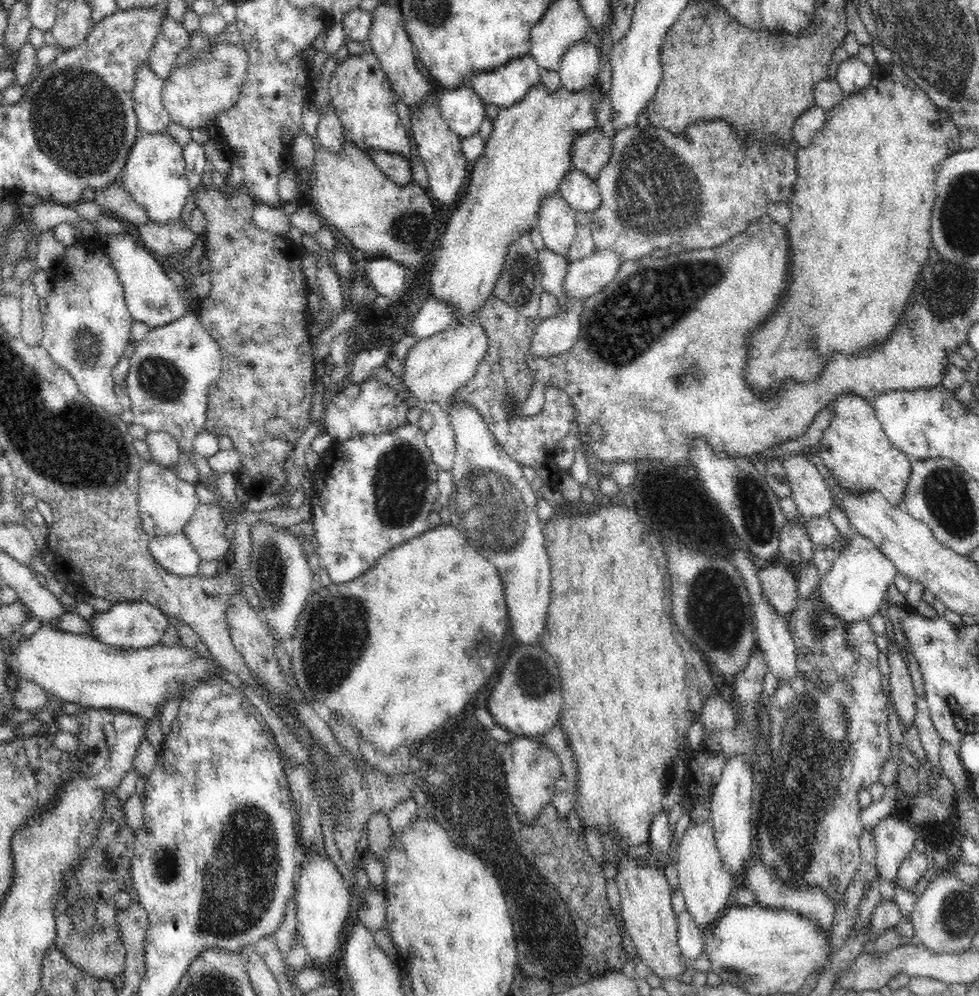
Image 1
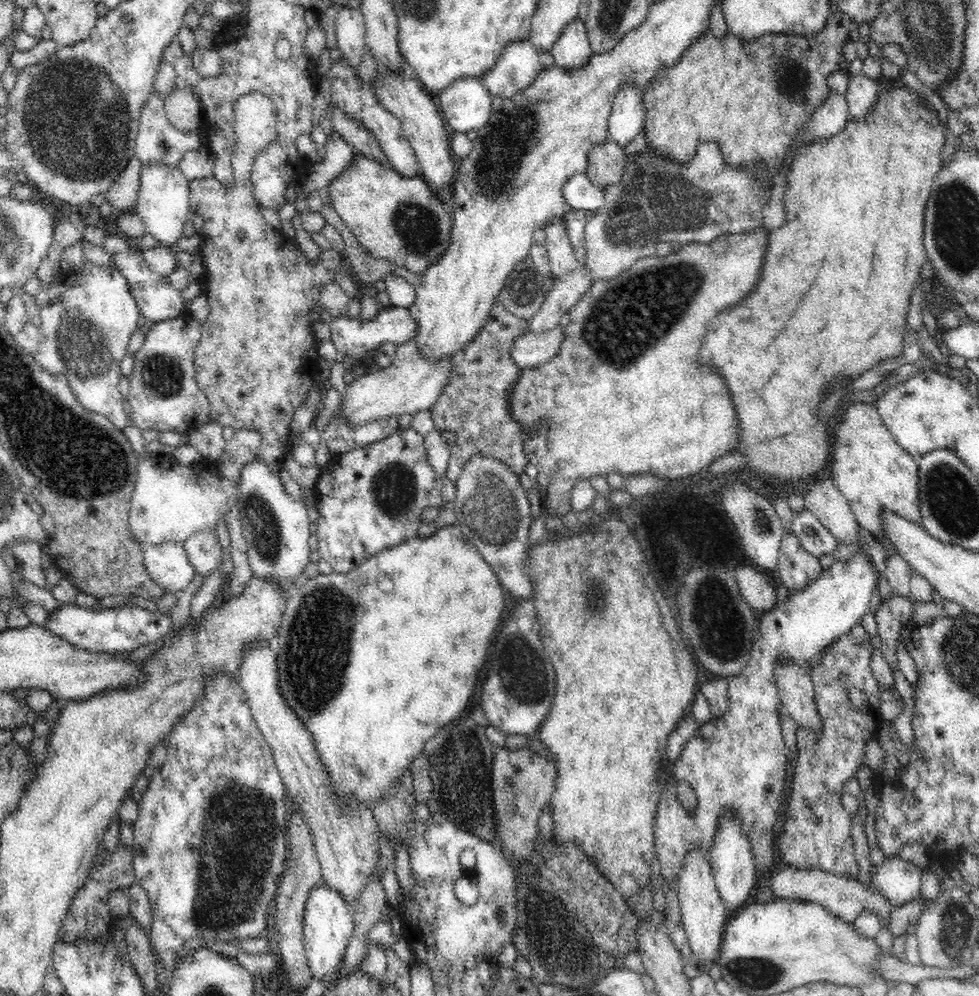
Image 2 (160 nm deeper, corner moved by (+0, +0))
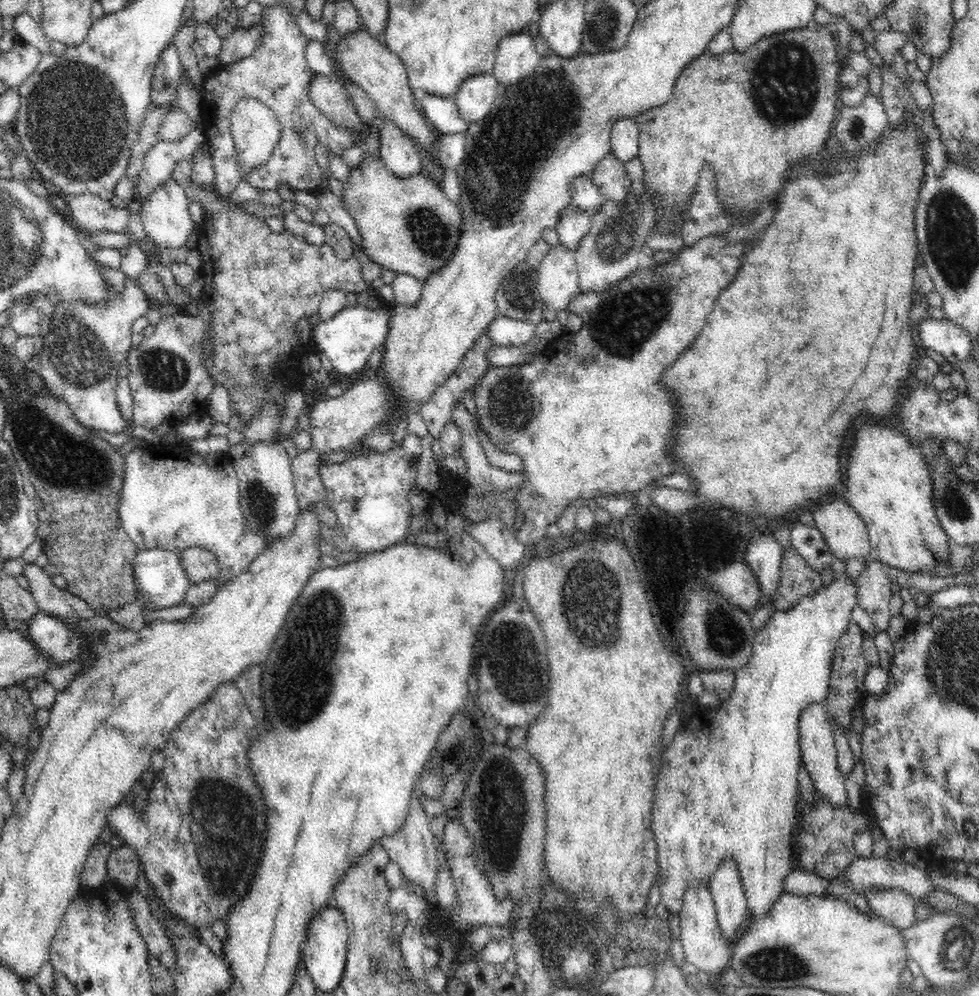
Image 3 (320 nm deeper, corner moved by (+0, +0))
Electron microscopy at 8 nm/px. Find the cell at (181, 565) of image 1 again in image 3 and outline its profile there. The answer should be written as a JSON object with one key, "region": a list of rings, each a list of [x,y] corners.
{"region":[[[167,549],[138,550],[132,568],[133,576],[139,585],[139,596],[147,601],[142,608],[143,613],[149,612],[150,609],[170,608],[184,602],[191,581],[188,580],[179,553]]]}

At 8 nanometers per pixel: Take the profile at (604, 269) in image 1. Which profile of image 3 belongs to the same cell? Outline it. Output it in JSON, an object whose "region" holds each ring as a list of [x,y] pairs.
{"region":[[[498,313],[488,326],[488,337],[494,345],[520,347],[535,336],[536,326],[532,321],[513,320]]]}

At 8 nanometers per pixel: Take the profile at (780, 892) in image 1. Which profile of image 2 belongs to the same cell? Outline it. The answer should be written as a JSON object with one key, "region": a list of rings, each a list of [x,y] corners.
{"region":[[[776,866],[771,878],[764,884],[772,889],[775,898],[822,903],[826,910],[832,911],[832,914],[849,923],[852,923],[862,910],[868,910],[887,924],[892,916],[890,912],[894,908],[884,895],[866,887],[857,879],[838,878],[836,875],[829,875],[828,872],[819,869],[800,871],[788,866]]]}

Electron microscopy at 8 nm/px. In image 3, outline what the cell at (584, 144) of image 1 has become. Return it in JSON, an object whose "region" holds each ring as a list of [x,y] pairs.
{"region":[[[610,151],[604,156],[591,175],[605,200],[614,200],[616,203],[624,201],[629,192],[630,177],[626,173],[623,161],[620,161],[614,152]]]}

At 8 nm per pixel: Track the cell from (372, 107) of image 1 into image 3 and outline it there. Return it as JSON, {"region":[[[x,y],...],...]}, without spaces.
{"region":[[[385,119],[382,129],[379,130],[379,141],[379,156],[394,176],[407,179],[424,171],[420,149],[416,148],[413,140],[393,120]]]}

